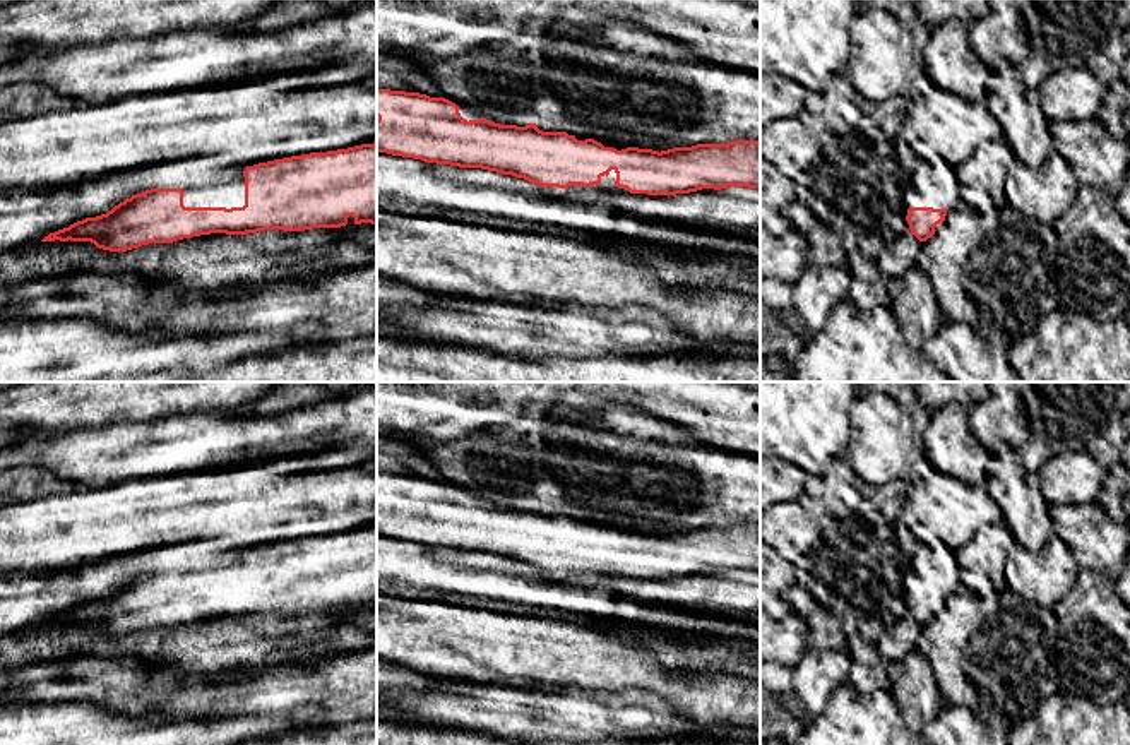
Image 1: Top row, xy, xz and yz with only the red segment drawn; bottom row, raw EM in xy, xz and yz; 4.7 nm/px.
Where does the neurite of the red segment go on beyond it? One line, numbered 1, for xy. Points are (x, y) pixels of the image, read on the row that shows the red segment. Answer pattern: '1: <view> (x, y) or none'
1: xy (230, 192)

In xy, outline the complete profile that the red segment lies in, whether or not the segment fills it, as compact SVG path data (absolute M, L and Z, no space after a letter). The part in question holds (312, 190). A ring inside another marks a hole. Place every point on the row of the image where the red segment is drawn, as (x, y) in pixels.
M377 142L240 168L235 176L221 178L204 190L151 188L125 199L106 214L50 233L41 241L91 241L103 250L127 252L211 233L341 228L348 224L349 216L354 224L377 224Z

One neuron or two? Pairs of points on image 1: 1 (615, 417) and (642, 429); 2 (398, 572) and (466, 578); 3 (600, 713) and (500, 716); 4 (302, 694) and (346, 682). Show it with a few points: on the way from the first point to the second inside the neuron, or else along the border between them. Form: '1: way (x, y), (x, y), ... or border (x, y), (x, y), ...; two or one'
1: way (622, 422), (636, 425); one
2: way (415, 574), (449, 576); one
3: way (576, 713), (524, 713); one
4: way (312, 694), (336, 689); one

